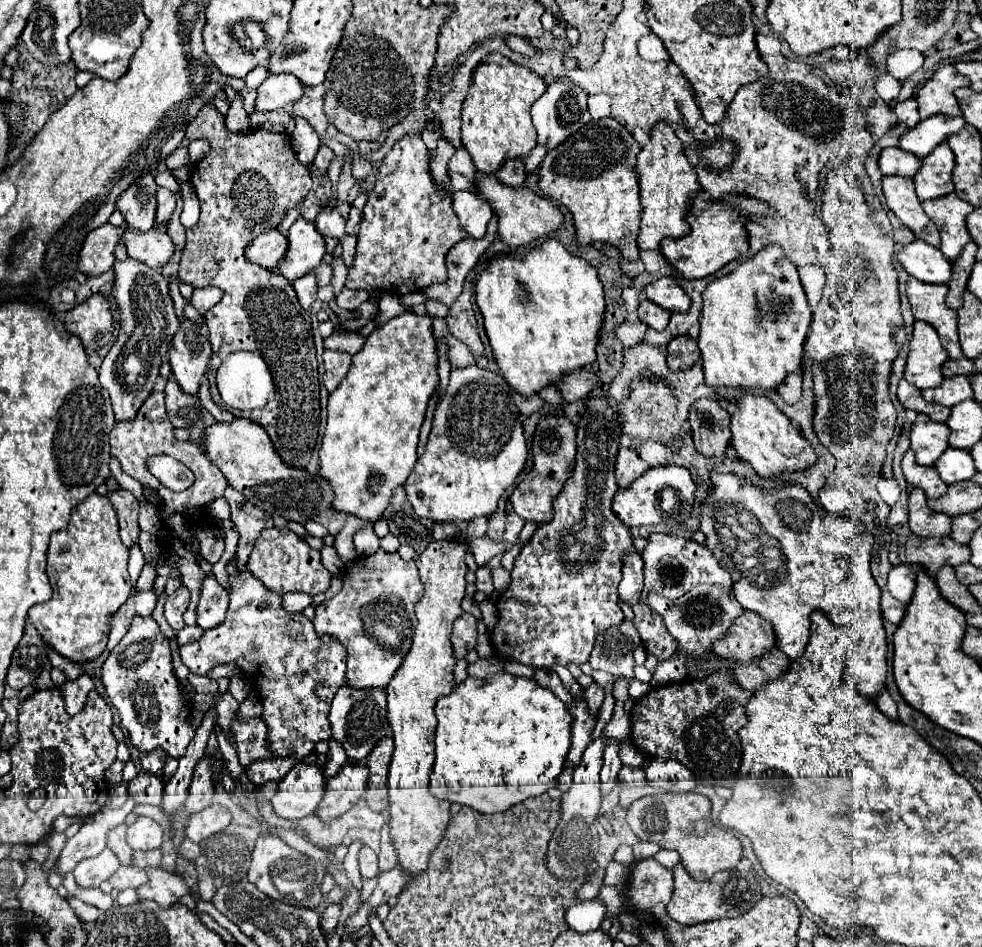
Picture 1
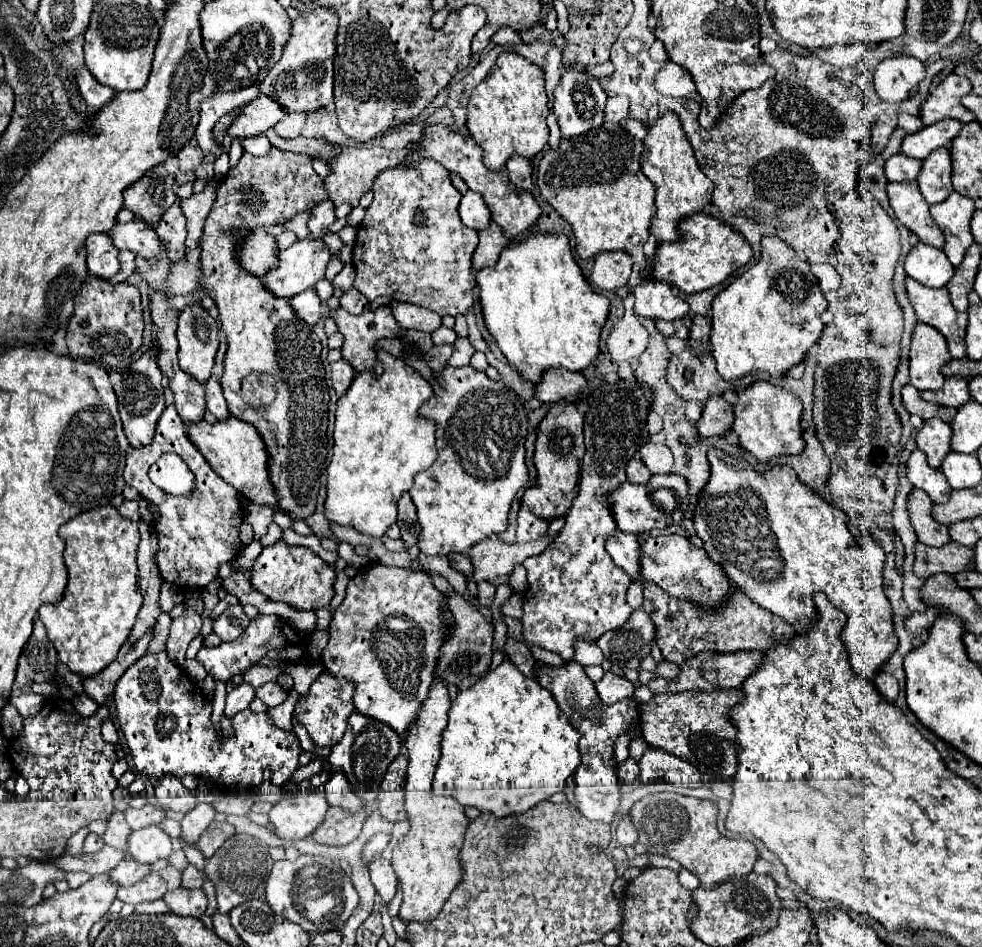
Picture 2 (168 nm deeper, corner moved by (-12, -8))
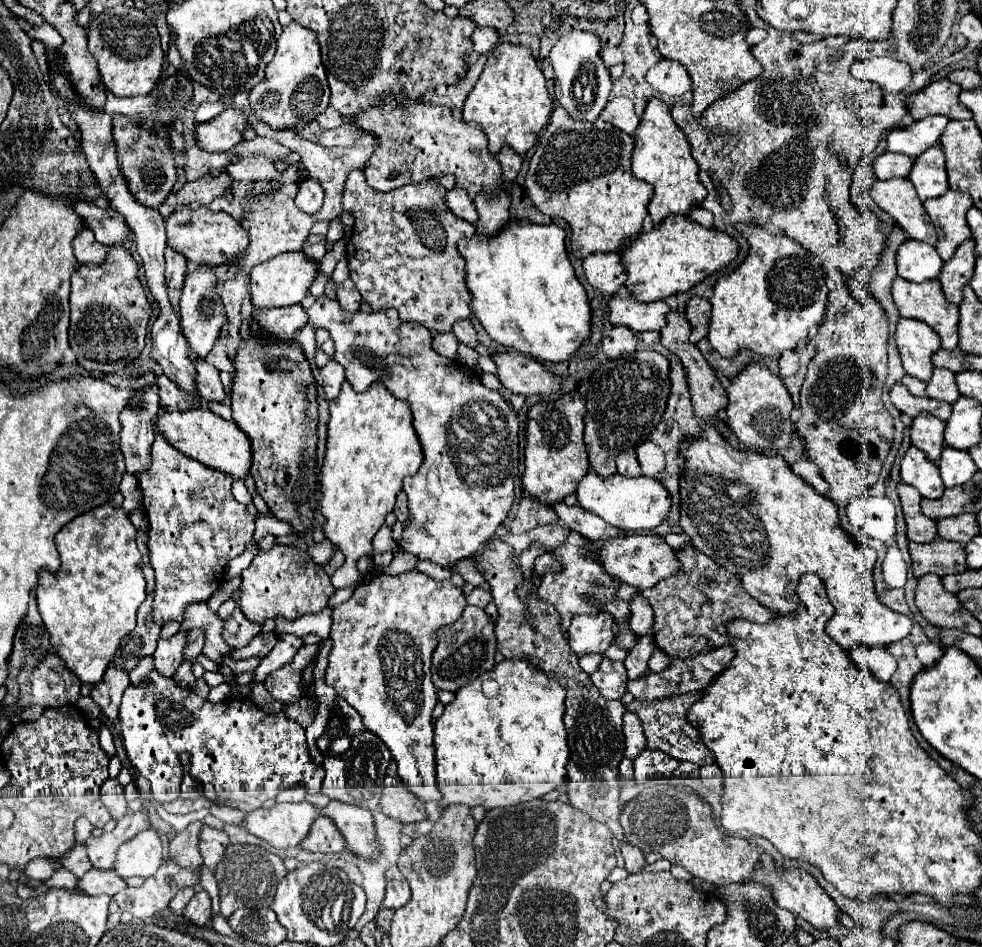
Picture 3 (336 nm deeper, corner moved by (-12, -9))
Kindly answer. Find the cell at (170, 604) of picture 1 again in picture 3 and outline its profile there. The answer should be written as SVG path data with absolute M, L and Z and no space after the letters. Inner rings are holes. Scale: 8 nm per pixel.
M178 632L170 640L158 640L158 648L154 652L154 668L162 676L172 676L182 664L182 650L186 646L184 636L186 632Z

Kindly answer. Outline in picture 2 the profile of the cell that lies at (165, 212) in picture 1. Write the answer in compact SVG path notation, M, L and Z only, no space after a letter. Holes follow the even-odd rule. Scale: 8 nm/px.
M176 201L160 219L156 233L168 243L168 259L180 261L184 259L184 241L186 241L186 217L180 209L180 203Z

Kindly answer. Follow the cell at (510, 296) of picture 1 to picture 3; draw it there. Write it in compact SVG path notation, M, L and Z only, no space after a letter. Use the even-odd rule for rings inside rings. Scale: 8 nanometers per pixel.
M508 220L504 228L494 236L474 234L472 238L460 240L458 252L466 260L466 286L472 296L470 308L484 330L492 336L492 340L500 342L504 348L546 362L564 362L574 356L584 338L590 336L592 312L588 296L568 260L566 232L558 224Z

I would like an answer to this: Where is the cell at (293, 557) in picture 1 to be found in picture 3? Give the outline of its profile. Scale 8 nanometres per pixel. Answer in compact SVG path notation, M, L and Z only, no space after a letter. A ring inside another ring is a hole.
M274 544L268 552L260 550L250 566L240 574L240 602L238 608L244 616L256 624L264 624L266 618L276 620L278 616L286 620L296 620L304 614L316 614L326 608L330 596L334 594L334 586L330 584L330 576L326 570L310 558L308 552L302 552L294 546Z

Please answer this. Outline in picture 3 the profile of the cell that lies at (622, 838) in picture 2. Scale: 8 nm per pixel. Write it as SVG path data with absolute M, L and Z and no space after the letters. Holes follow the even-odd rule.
M624 842L622 844L622 856L624 856L624 862L626 862L626 870L630 874L640 874L646 866L646 860L644 860L644 854L640 848Z

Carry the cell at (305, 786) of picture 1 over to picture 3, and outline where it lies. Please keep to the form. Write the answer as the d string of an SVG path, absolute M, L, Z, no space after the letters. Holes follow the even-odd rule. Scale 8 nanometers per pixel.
M308 802L276 804L268 810L258 808L246 814L242 828L274 848L290 848L304 840L316 816L320 816L320 812Z

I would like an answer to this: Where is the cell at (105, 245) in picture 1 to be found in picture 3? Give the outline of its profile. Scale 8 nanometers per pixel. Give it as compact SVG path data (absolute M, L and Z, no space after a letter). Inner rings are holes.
M82 228L76 234L72 246L74 246L74 256L80 264L100 264L106 258L106 248L100 242L96 242L94 234L88 228Z

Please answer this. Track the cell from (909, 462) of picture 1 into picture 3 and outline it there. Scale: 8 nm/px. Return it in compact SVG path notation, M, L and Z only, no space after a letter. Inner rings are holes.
M910 446L900 464L900 478L904 484L914 486L924 498L940 498L944 494L944 484L940 480L938 466L932 464L924 452Z

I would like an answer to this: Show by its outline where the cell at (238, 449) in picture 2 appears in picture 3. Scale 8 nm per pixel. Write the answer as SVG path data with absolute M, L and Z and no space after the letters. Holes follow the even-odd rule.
M190 408L186 412L160 412L154 428L158 434L162 434L176 450L182 454L214 468L220 472L226 472L234 478L246 478L250 474L250 464L252 464L252 448L250 442L246 440L248 436L240 432L236 422L228 422L214 412L206 408Z

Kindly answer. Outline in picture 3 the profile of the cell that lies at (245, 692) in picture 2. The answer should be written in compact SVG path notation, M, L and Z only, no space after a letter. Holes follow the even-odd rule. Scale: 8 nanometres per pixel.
M280 634L278 644L274 646L274 650L266 658L260 660L260 666L256 668L256 678L254 680L264 682L264 678L268 674L272 674L274 670L278 670L284 664L288 664L296 656L296 652L298 652L298 648L302 644L304 644L302 638L296 636L296 634Z

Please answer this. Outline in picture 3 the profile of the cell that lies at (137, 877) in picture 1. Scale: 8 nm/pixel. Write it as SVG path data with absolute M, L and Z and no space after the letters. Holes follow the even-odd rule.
M170 860L162 862L158 872L144 880L140 888L124 888L114 898L122 912L130 912L134 918L152 918L168 906L174 894L186 886L196 886L200 872L178 868Z

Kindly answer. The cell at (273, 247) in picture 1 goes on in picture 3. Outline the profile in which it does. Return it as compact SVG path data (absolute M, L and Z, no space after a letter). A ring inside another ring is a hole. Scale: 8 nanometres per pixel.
M182 206L174 210L166 218L166 234L168 234L168 248L176 252L180 250L190 262L196 264L220 266L226 264L226 260L234 262L246 252L248 246L248 234L242 228L242 224L232 216L228 216L226 212L212 212L208 206L200 206L196 210L192 210L190 206Z

